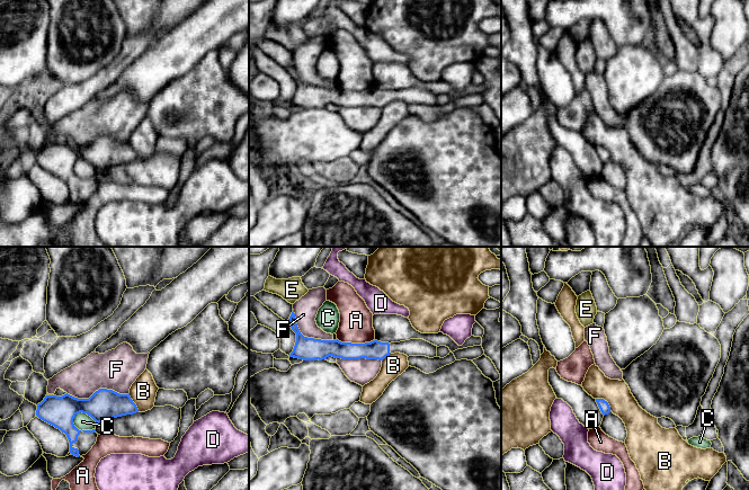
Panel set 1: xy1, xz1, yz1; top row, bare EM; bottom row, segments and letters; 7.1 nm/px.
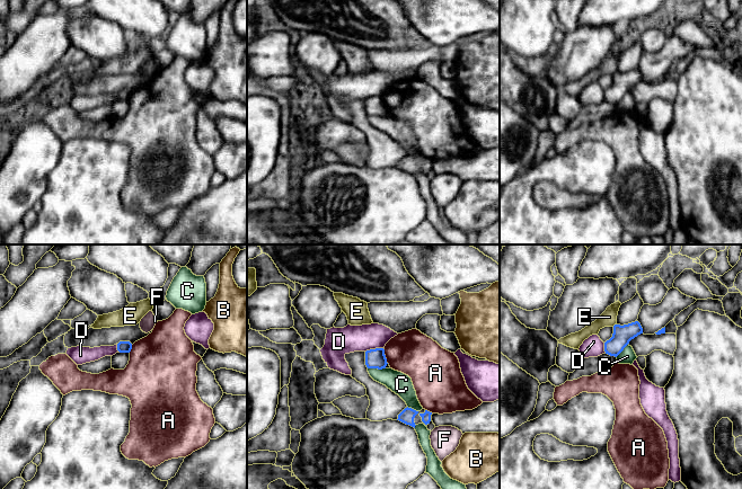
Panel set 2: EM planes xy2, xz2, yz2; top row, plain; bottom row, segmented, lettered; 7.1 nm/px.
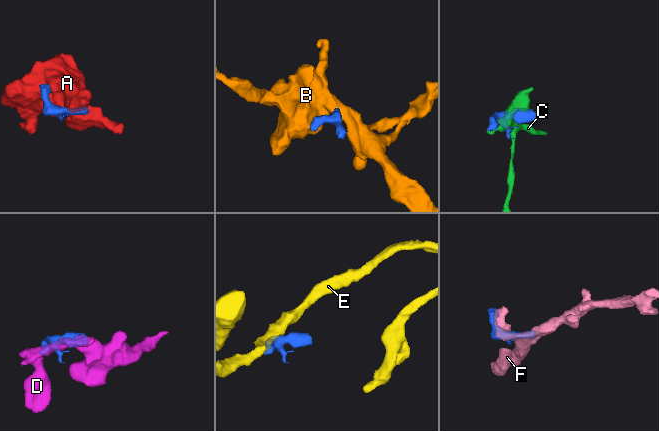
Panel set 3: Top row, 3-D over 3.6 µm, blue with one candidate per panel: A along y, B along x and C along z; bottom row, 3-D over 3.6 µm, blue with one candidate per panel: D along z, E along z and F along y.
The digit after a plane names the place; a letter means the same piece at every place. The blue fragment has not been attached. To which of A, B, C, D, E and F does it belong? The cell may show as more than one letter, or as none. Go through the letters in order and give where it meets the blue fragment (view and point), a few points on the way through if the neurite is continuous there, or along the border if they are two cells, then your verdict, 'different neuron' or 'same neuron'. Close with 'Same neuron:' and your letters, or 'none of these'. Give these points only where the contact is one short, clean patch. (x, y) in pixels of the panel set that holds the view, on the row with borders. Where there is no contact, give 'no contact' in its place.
A: meets blue in xz1 at (356, 344); different neuron
B: meets blue in yz1 at (606, 401); border along yz1 (596, 398), (603, 398), (612, 411); different neuron
C: meets blue in xy1 at (80, 430); different neuron
D: meets blue in xz2 at (373, 349); border along xz2 (382, 347), (376, 347), (365, 352); different neuron
E: meets blue in yz2 at (615, 325); border along yz2 (616, 323), (612, 326); different neuron
F: meets blue in xy1 at (98, 390); different neuron
Same neuron: none of these

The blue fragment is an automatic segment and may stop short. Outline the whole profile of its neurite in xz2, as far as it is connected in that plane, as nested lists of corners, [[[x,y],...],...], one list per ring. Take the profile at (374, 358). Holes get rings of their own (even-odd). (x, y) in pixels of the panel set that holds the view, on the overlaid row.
[[[376,348],[365,352],[365,365],[368,368],[382,370],[386,368],[387,364],[383,348]]]

